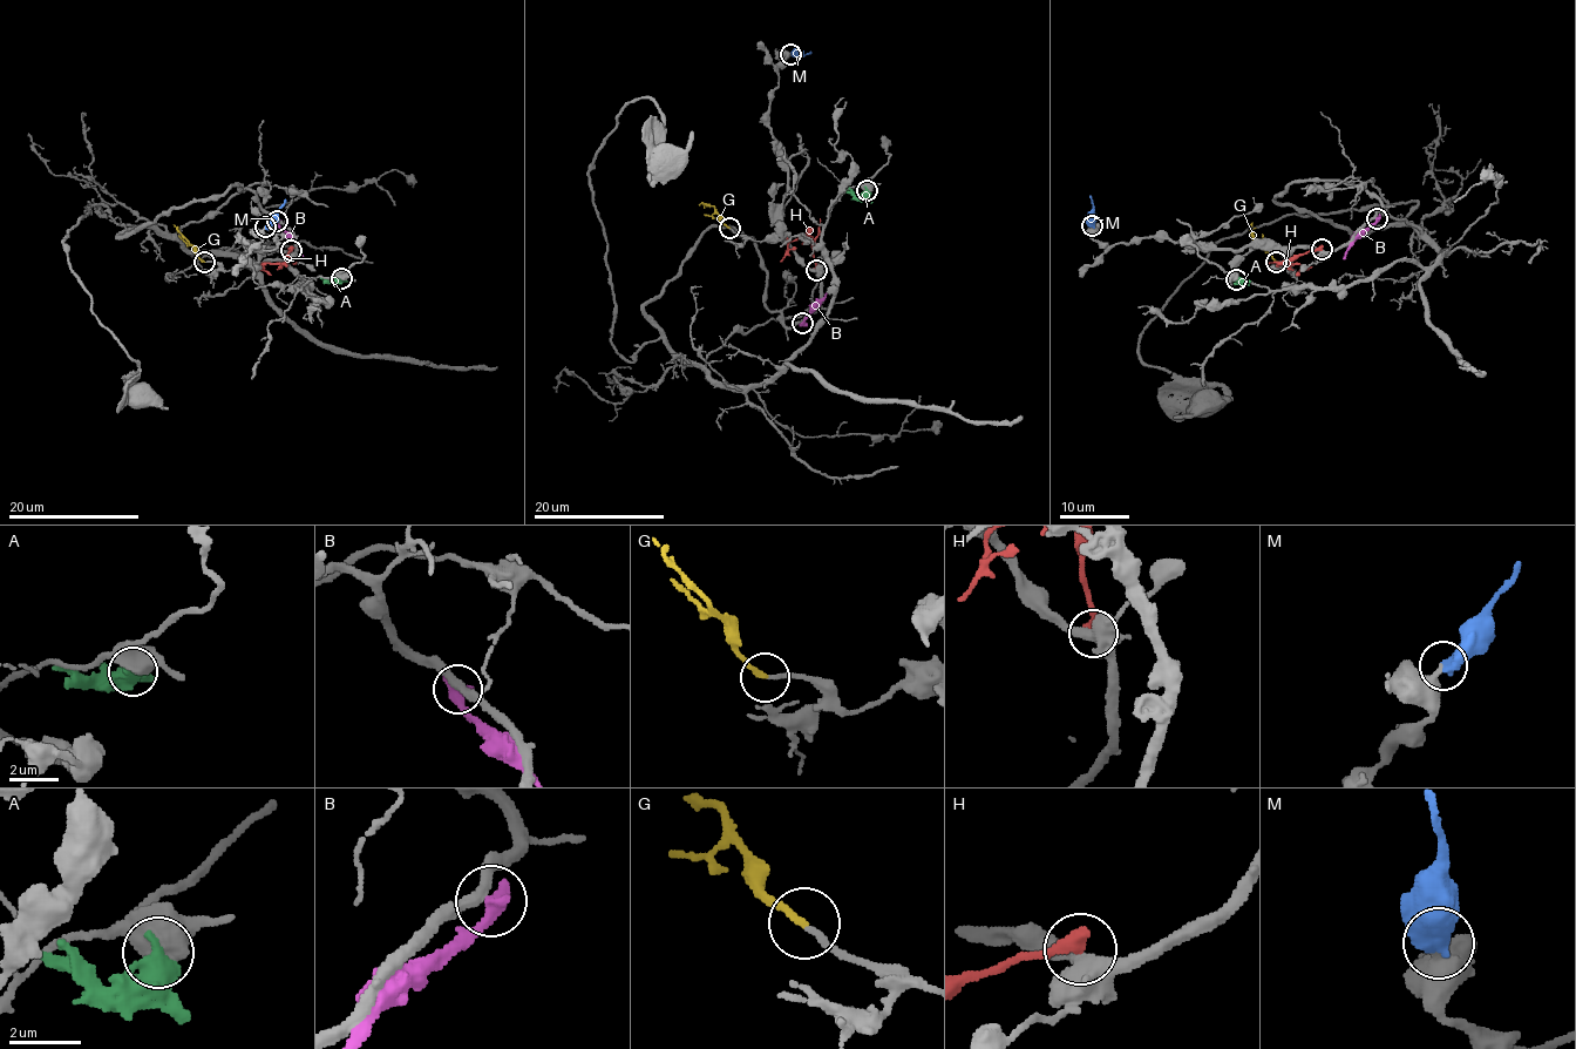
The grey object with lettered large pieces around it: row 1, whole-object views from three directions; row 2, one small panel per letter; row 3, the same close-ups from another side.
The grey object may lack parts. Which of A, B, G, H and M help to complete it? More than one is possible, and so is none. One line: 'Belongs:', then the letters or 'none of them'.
Belongs: G, M

